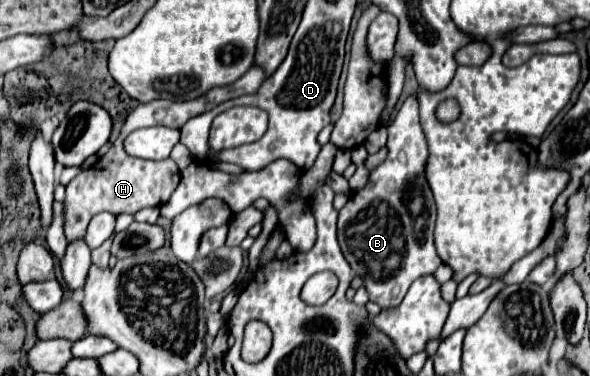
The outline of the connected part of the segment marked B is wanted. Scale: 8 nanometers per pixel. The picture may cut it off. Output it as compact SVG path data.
M414 94L404 100L394 122L388 126L386 160L370 172L368 184L360 192L354 192L338 214L342 254L352 270L360 270L370 300L380 308L396 308L416 278L434 274L442 264L432 238L436 206L424 180L428 150L418 122L418 108L420 104Z

